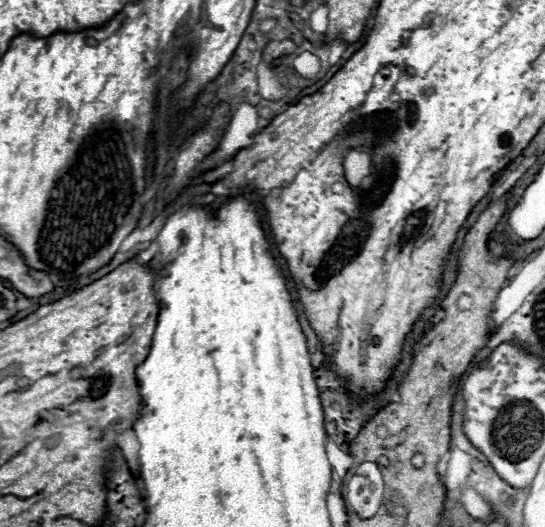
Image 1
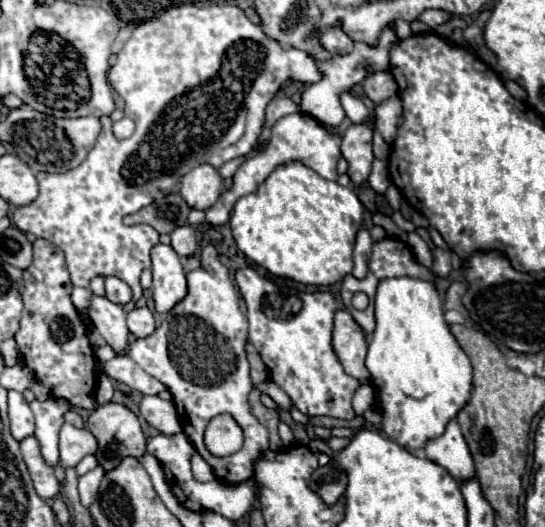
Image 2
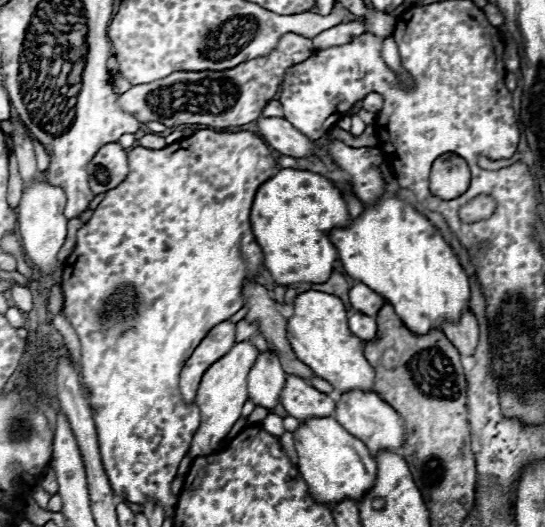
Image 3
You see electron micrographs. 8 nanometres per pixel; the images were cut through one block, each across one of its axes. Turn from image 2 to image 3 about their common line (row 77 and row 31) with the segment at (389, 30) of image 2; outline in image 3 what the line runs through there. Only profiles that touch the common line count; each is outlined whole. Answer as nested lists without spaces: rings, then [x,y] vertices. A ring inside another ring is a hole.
[[[352,20],[352,22],[346,22],[346,24],[332,26],[332,28],[316,34],[312,38],[314,40],[314,50],[348,44],[352,38],[356,38],[356,36],[360,36],[364,32],[366,32],[366,22],[364,20]]]

